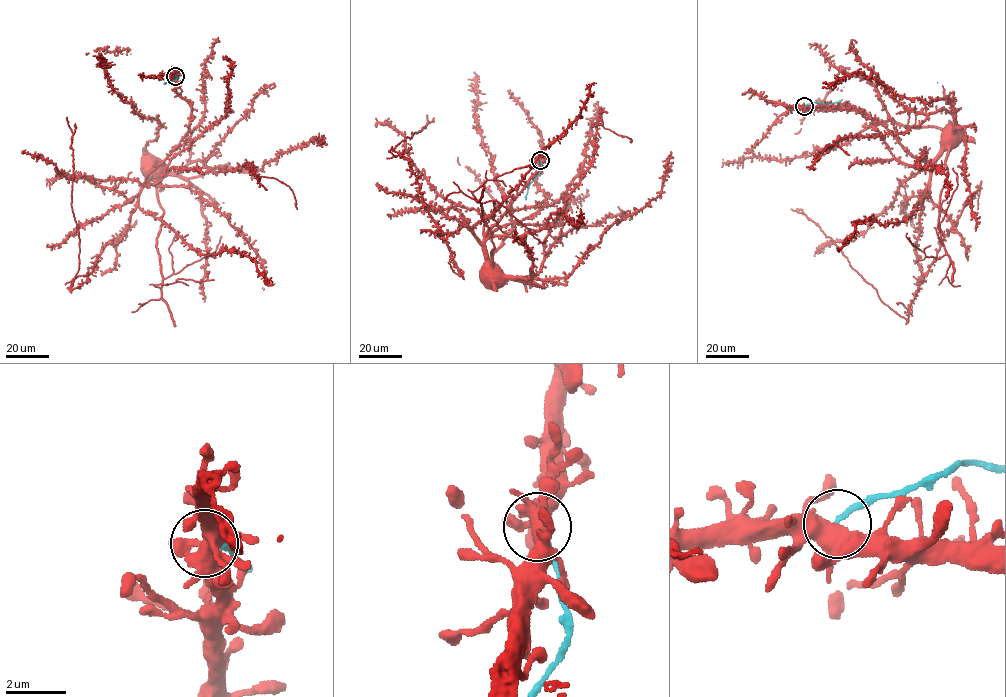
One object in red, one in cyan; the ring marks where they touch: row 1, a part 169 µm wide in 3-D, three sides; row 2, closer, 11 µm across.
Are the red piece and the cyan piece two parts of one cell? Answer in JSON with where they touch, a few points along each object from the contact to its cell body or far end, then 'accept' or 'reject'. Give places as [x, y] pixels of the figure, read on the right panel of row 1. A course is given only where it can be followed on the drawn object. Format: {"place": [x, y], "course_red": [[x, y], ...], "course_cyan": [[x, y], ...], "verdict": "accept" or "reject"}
{"place": [804, 106], "course_red": [[804, 106], [854, 106], [865, 117], [874, 118], [882, 124], [906, 152], [926, 160], [937, 156], [944, 135]], "course_cyan": [[804, 106], [842, 99]], "verdict": "reject"}

